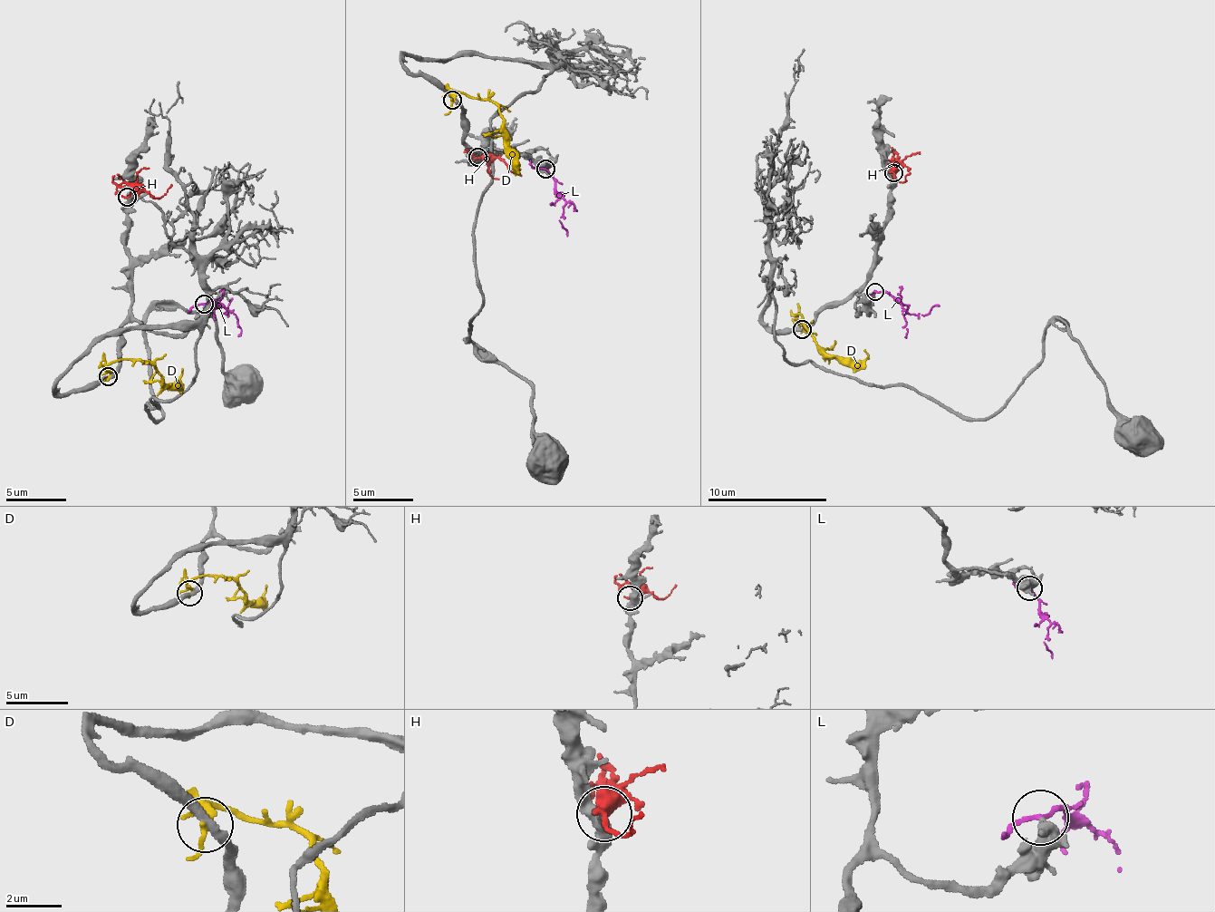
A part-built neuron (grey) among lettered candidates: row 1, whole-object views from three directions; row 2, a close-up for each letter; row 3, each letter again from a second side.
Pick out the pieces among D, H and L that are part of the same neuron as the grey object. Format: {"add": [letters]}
{"add": []}

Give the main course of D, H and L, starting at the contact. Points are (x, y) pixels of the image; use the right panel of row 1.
D: (803, 329), (796, 315), (836, 357), (860, 361), (865, 348)
H: (894, 172), (892, 173), (898, 180), (911, 172)
L: (875, 291), (895, 296), (906, 310), (921, 315), (940, 305)

